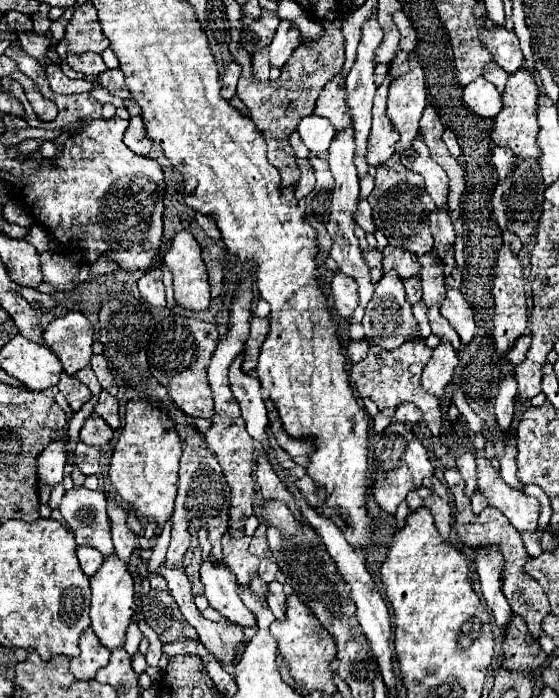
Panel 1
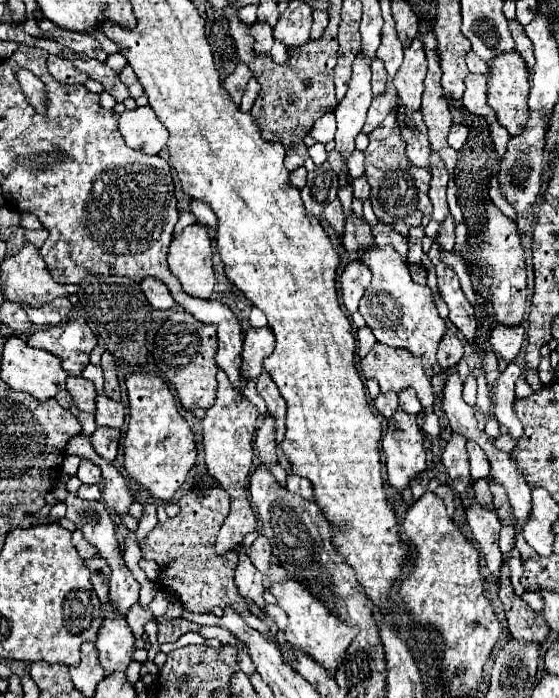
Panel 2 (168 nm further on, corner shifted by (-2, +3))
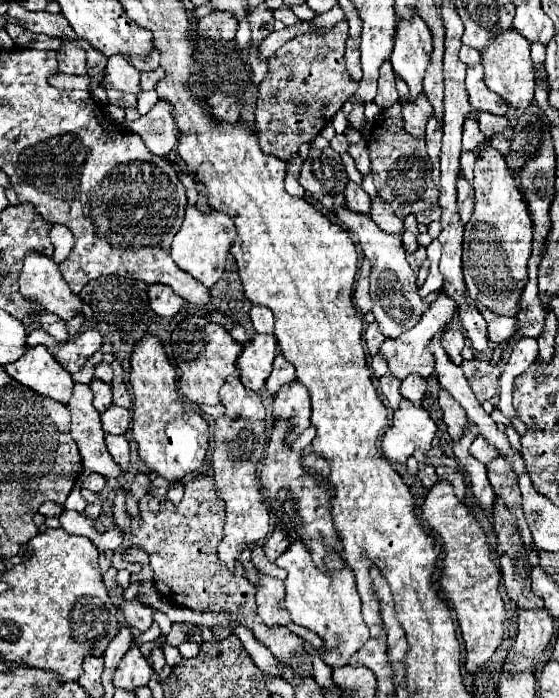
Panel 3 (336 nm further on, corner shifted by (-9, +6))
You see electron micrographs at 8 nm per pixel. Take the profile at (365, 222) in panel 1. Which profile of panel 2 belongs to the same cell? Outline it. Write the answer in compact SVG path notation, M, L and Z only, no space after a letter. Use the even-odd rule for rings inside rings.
M362 175L362 177L358 177L358 179L352 179L352 187L354 187L354 197L358 197L358 199L368 199L370 197L370 185L368 185L368 179L366 179L366 175Z

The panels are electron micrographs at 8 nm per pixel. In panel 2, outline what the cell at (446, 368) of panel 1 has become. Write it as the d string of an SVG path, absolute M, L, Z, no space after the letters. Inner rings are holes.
M444 335L438 345L438 363L442 367L454 367L462 359L462 343L456 335Z

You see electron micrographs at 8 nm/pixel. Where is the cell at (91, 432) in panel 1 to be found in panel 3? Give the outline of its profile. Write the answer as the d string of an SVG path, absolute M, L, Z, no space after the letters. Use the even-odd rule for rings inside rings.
M107 434L107 450L121 468L125 468L129 464L129 442L123 434L119 434L119 436Z

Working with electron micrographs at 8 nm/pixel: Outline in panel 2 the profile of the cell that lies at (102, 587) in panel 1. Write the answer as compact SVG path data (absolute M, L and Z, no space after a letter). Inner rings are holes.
M106 603L102 605L104 625L98 633L98 653L100 653L100 665L106 675L112 675L116 671L126 671L132 663L134 653L134 635L126 623L124 617L118 617L114 613L114 605Z

